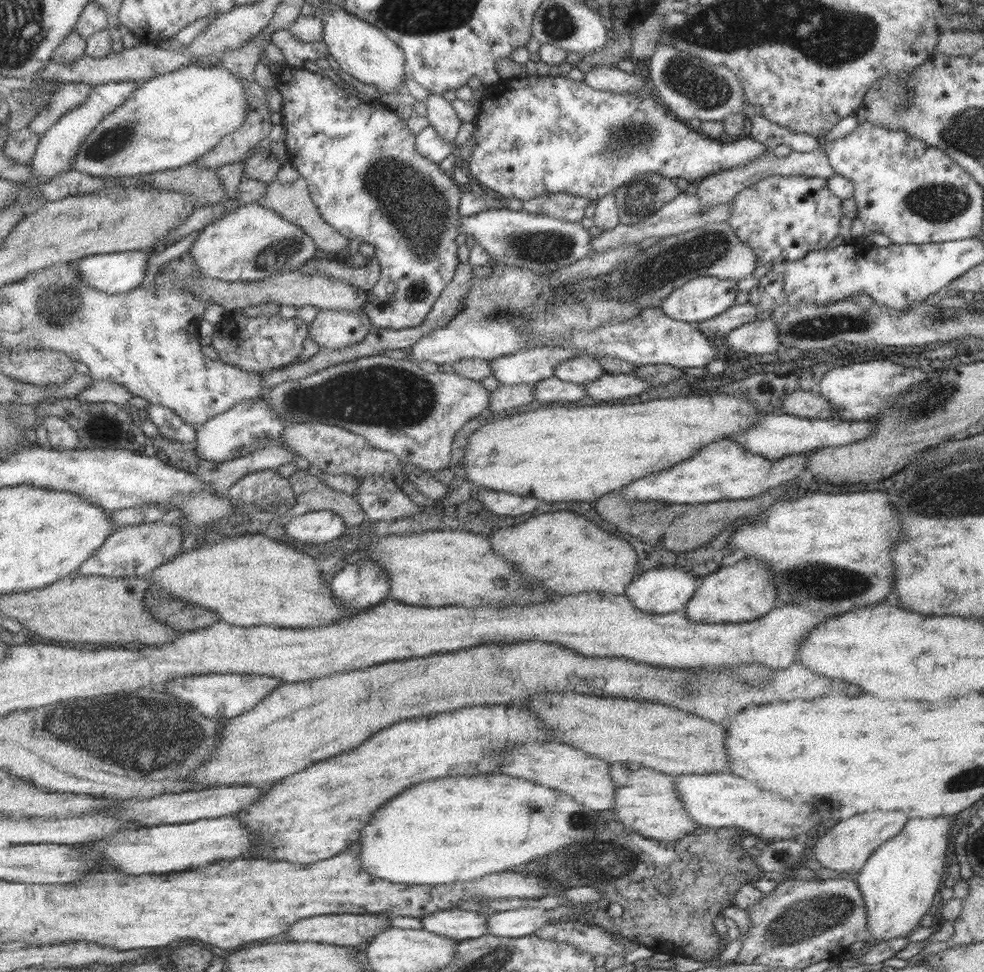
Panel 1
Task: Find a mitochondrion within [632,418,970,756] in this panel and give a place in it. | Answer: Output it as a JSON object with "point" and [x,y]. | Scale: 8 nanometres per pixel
{"point":[822,582]}

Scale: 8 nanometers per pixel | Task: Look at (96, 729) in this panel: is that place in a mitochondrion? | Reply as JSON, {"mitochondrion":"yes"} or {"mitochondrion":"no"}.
{"mitochondrion":"yes"}

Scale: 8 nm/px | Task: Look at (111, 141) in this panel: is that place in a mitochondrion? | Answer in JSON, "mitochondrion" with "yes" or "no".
{"mitochondrion":"yes"}

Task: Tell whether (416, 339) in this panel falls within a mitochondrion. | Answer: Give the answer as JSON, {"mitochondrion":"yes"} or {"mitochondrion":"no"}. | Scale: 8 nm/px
{"mitochondrion":"no"}

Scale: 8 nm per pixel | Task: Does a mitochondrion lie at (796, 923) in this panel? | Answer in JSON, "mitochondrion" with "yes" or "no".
{"mitochondrion":"yes"}

